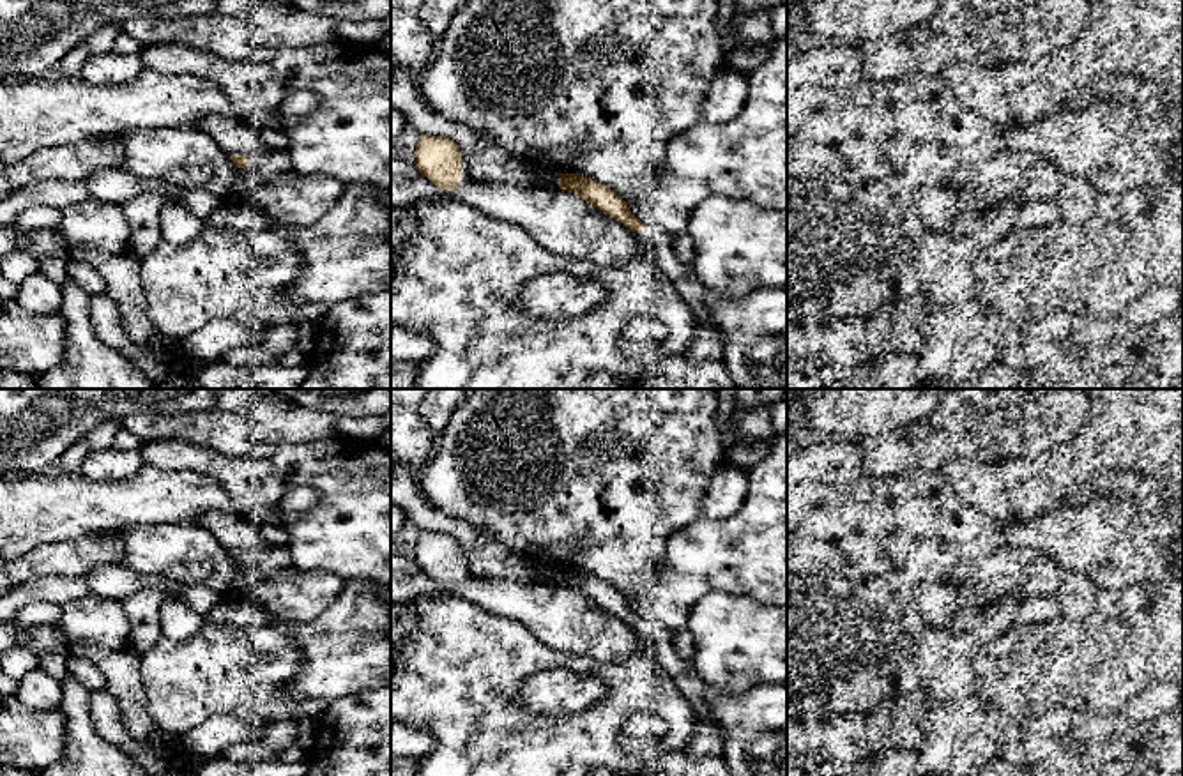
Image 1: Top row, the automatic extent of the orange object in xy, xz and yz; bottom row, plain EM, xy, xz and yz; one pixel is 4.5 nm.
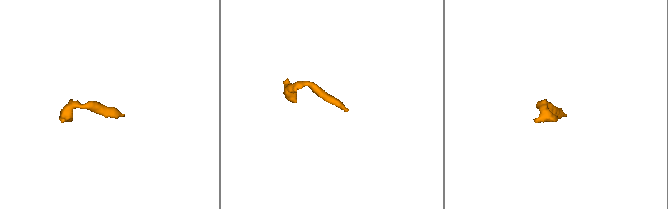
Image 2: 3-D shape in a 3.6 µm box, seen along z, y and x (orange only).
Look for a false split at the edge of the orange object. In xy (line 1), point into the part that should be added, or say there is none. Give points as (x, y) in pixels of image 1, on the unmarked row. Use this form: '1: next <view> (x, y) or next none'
1: next xy (255, 554)

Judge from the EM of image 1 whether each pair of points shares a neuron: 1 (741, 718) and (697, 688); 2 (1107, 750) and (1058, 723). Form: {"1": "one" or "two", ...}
{"1": "one", "2": "one"}

